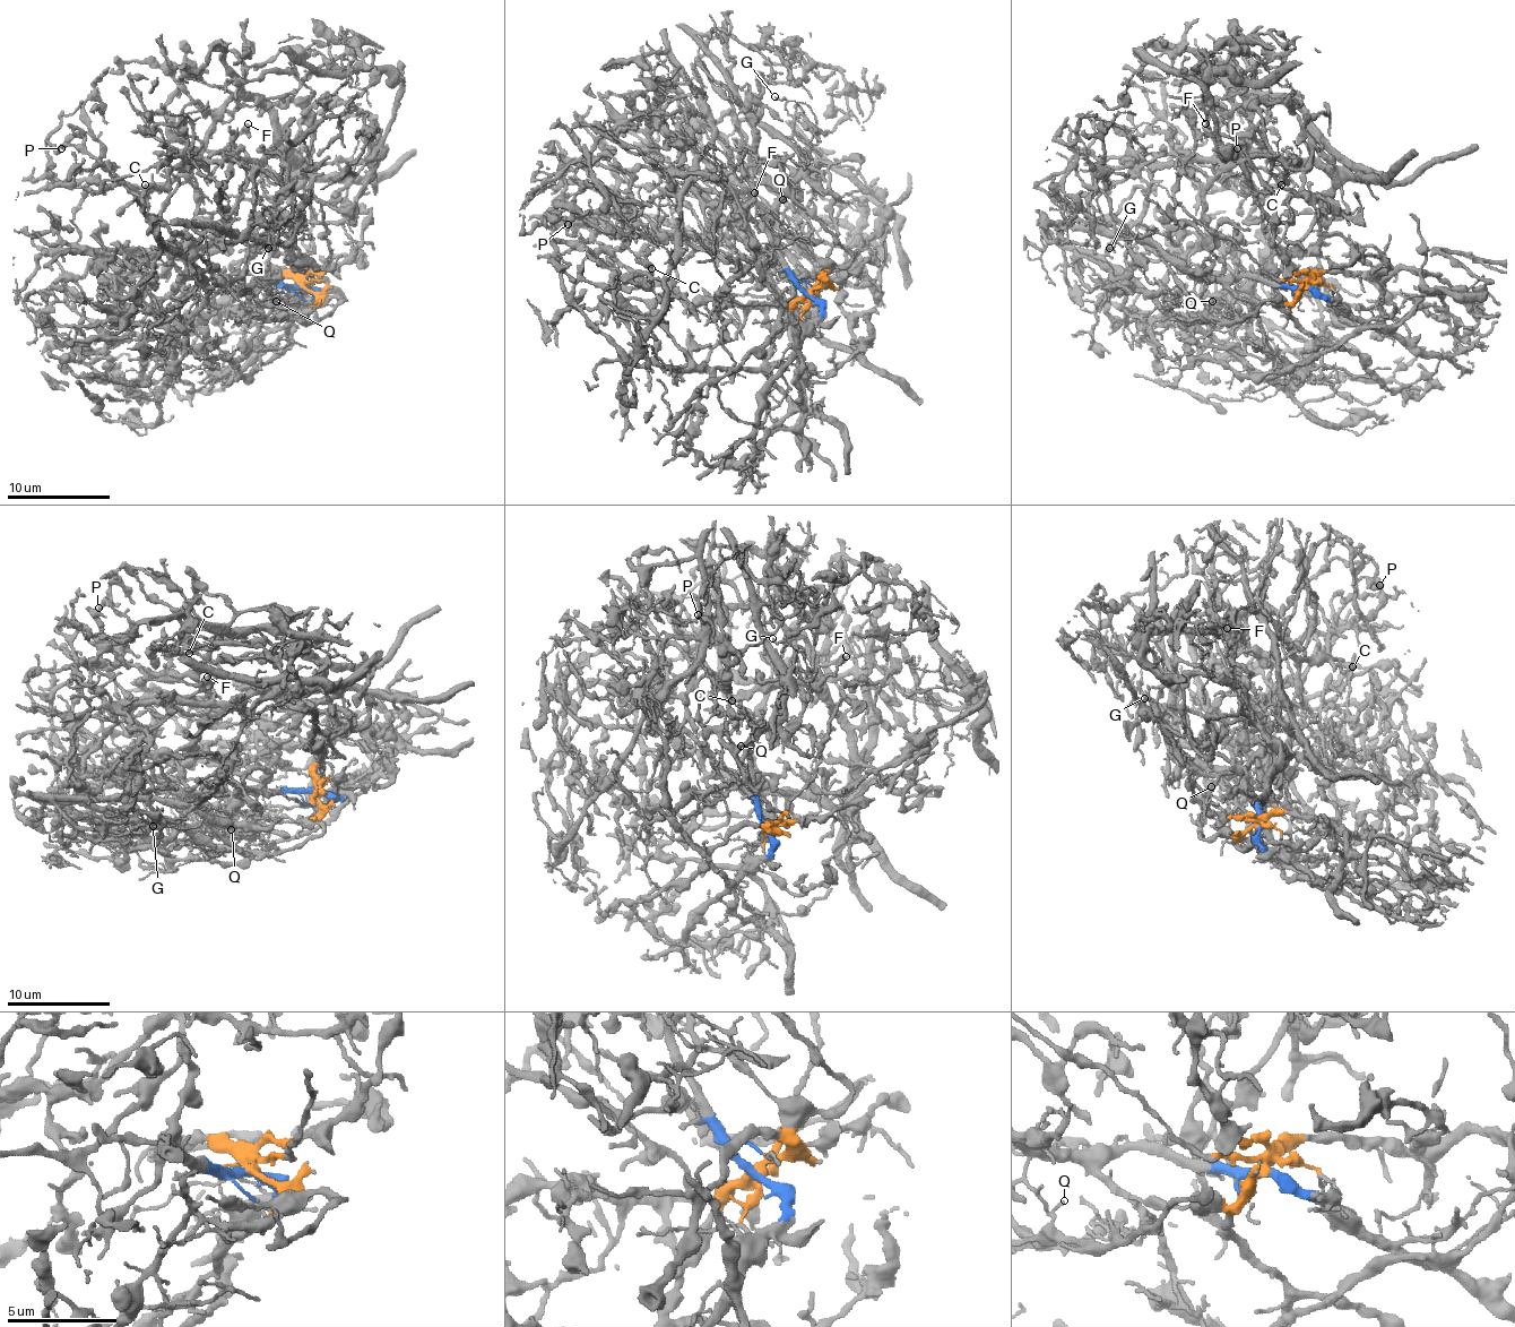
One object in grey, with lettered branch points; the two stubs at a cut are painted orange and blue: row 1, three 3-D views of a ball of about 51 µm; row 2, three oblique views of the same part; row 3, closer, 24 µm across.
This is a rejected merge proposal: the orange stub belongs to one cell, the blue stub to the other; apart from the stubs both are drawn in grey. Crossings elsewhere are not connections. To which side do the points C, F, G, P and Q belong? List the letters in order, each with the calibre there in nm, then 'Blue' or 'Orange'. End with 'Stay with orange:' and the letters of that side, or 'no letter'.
C: Thickness 180 nm. Orange
F: Thickness 320 nm. Orange
G: Thickness 90 nm. Blue
P: Thickness 360 nm. Orange
Q: Thickness 90 nm. Blue
Stay with orange: C, F, P

